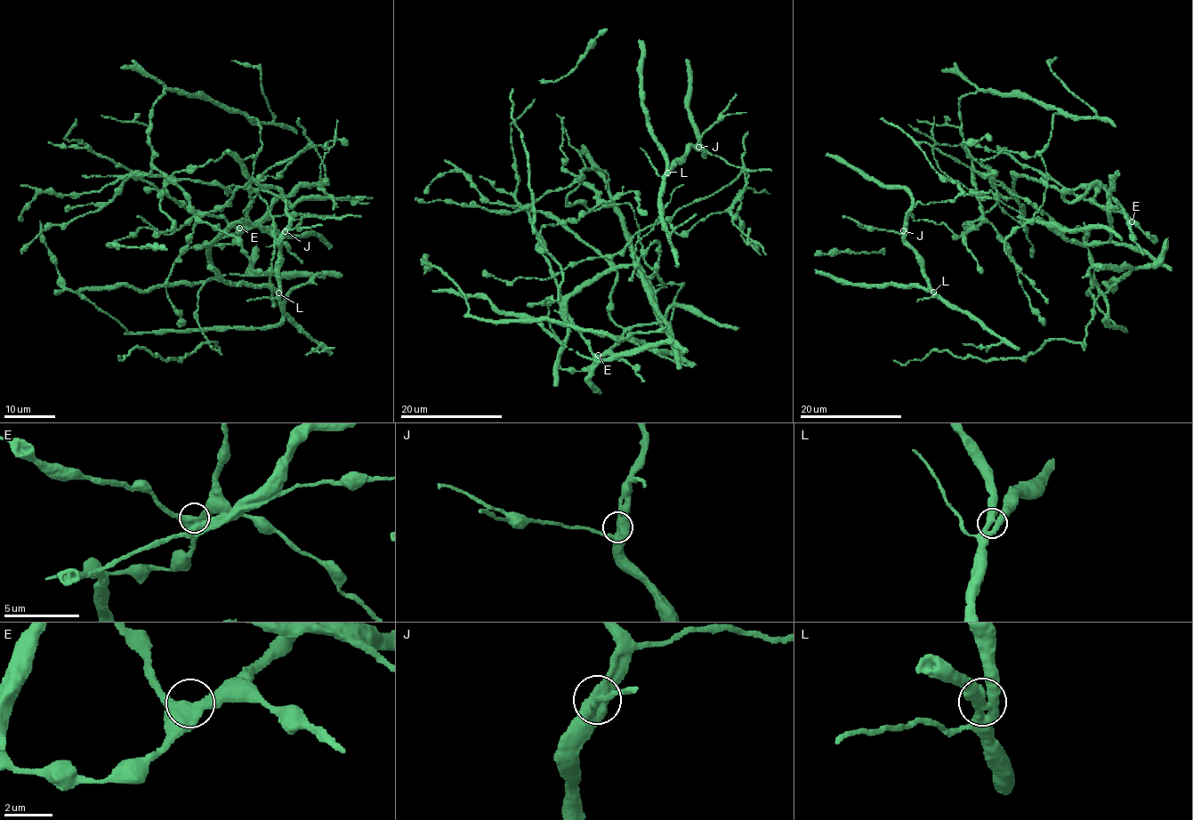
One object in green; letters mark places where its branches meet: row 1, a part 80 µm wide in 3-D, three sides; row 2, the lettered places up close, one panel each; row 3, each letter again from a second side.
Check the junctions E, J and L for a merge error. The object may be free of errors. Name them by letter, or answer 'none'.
none

